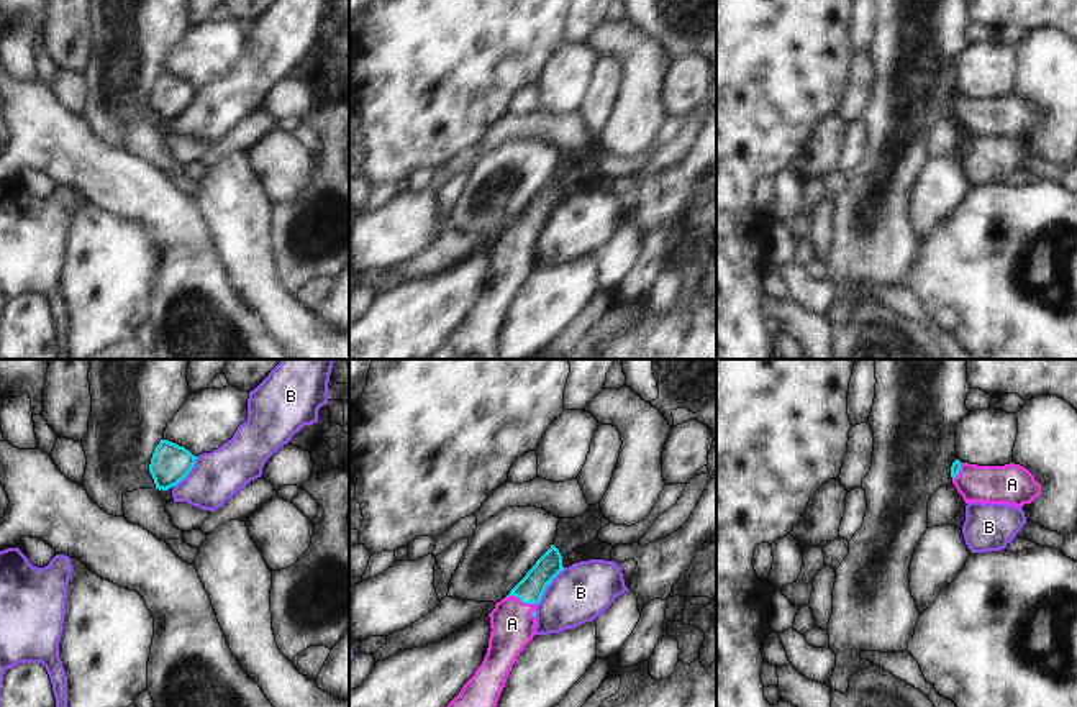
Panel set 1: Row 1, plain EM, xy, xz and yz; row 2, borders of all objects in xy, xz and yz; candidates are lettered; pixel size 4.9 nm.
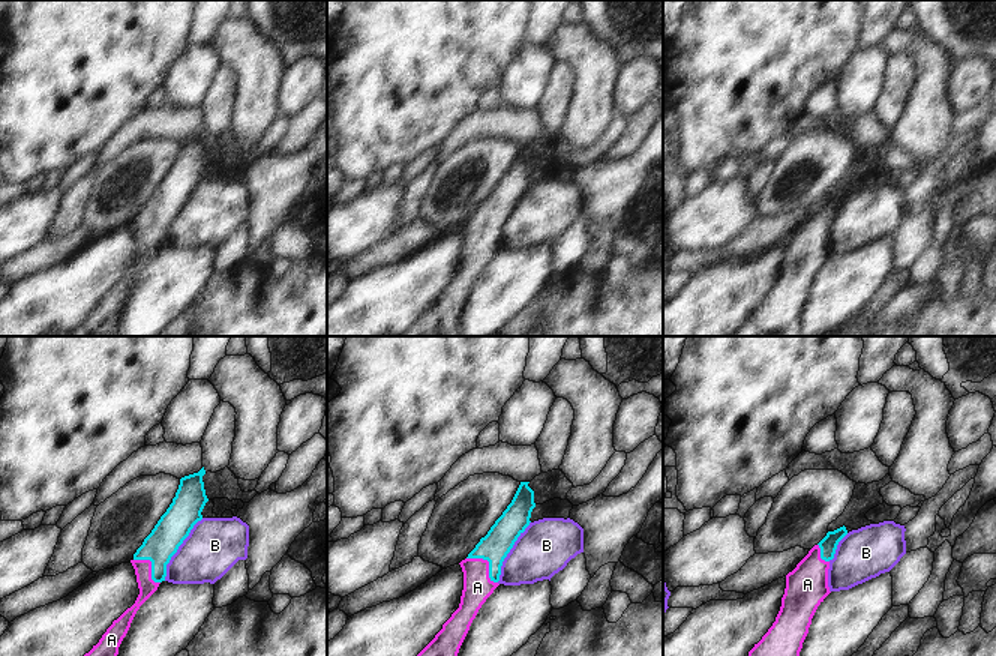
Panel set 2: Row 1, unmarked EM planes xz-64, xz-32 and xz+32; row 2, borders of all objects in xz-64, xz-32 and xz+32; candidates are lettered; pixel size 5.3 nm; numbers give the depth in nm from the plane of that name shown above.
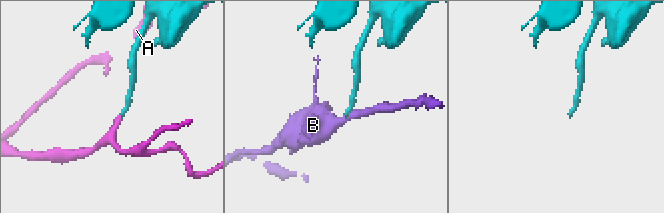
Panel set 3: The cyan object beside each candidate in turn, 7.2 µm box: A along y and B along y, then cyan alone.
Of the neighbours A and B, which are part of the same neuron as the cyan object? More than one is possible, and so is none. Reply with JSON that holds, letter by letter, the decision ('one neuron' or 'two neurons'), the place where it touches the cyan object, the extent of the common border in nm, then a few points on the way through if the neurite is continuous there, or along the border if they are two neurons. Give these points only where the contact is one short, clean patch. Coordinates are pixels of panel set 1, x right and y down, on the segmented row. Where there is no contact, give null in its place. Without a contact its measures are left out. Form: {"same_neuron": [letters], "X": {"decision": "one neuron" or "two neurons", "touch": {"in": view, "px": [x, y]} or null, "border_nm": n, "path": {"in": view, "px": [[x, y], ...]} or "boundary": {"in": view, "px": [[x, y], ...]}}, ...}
{"same_neuron": ["A"], "A": {"decision": "one neuron", "touch": {"in": "xz", "px": [520, 599]}, "border_nm": 160, "path": {"in": "xz", "px": [[530, 589], [520, 599], [512, 624]]}}, "B": {"decision": "two neurons", "touch": {"in": "xz", "px": [546, 586]}, "border_nm": 240, "boundary": {"in": "xz", "px": [[564, 568], [536, 604]]}}}

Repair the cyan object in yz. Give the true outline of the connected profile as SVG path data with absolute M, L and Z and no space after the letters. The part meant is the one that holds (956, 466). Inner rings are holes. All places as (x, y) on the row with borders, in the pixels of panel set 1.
M956 459L951 466L952 484L964 502L1007 504L1023 507L1041 494L1041 484L1023 466L977 466Z

